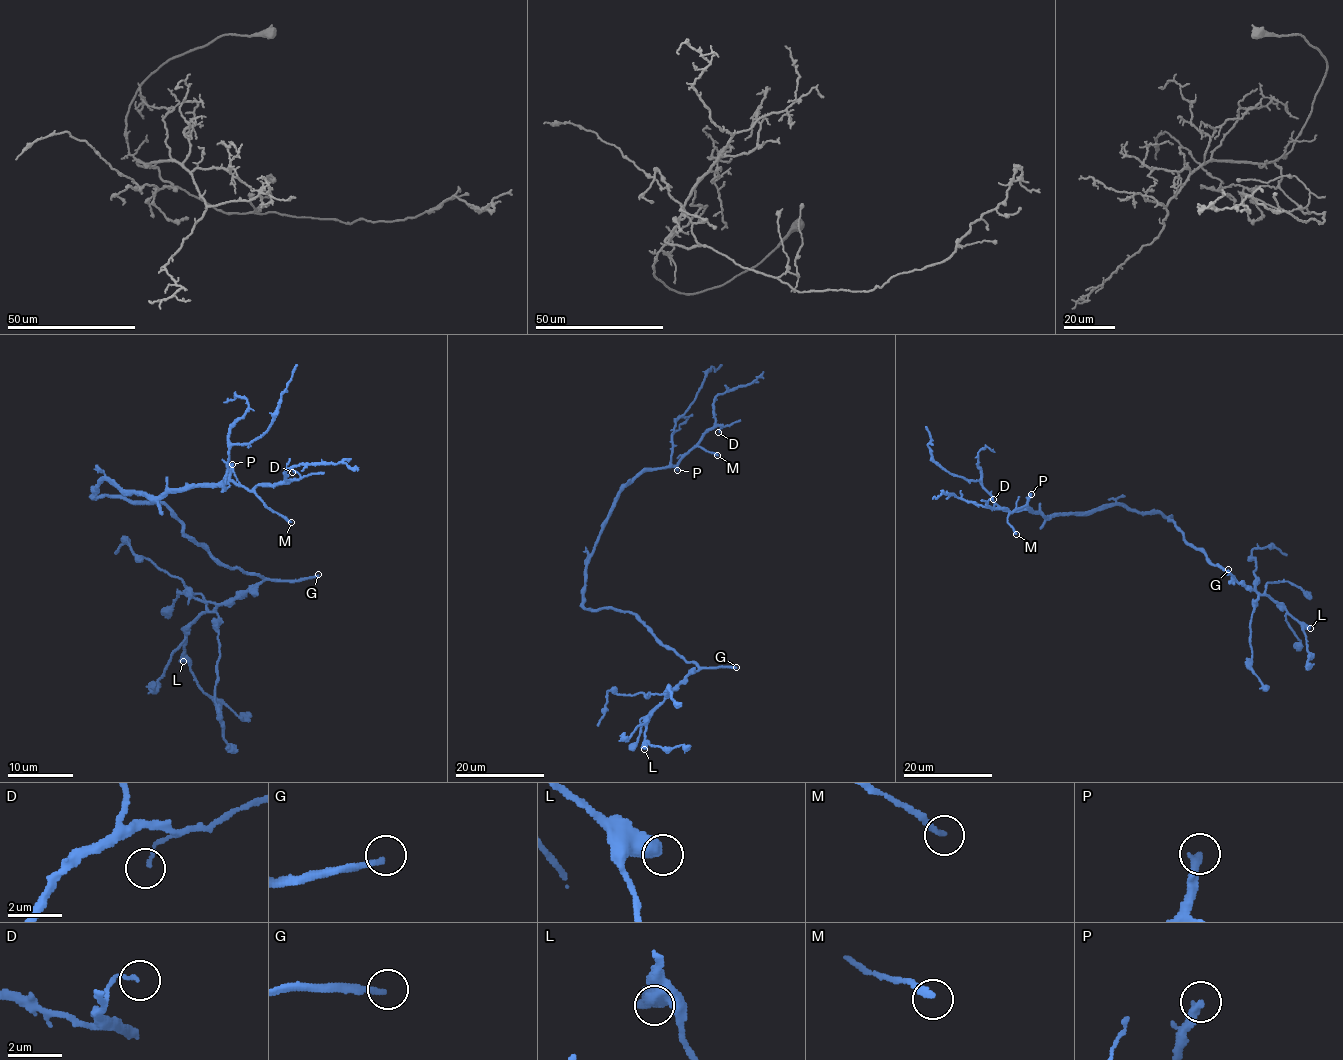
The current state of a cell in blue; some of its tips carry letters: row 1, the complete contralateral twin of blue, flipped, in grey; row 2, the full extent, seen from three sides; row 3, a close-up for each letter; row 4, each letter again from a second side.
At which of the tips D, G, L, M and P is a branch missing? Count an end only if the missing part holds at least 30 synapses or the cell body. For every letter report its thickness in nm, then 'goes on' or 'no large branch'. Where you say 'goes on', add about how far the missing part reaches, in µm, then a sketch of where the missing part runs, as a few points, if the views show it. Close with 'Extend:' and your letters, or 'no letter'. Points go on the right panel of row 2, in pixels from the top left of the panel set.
D: calibre 110 nm; no large branch
G: calibre 200 nm; goes on; missing 130 µm; course (1228, 569), (1248, 560), (1261, 573), (1245, 550), (1245, 562), (1264, 568), (1212, 563), (1155, 539)
L: calibre 650 nm; no large branch
M: calibre 220 nm; no large branch
P: calibre 340 nm; goes on; missing 60 µm; course (1031, 494), (1055, 463), (1095, 429), (1151, 415), (1160, 405), (1178, 403), (1199, 391)
Extend: G, P

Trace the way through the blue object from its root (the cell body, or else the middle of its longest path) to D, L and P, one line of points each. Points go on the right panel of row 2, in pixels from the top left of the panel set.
D: (1159, 513), (1105, 505), (1089, 512), (1043, 516), (1026, 506), (1012, 512), (991, 508), (986, 503), (993, 499)
L: (1159, 513), (1171, 516), (1169, 519), (1183, 538), (1213, 565), (1268, 595), (1310, 628)
P: (1159, 513), (1105, 505), (1089, 512), (1043, 516), (1028, 506), (1031, 494)

